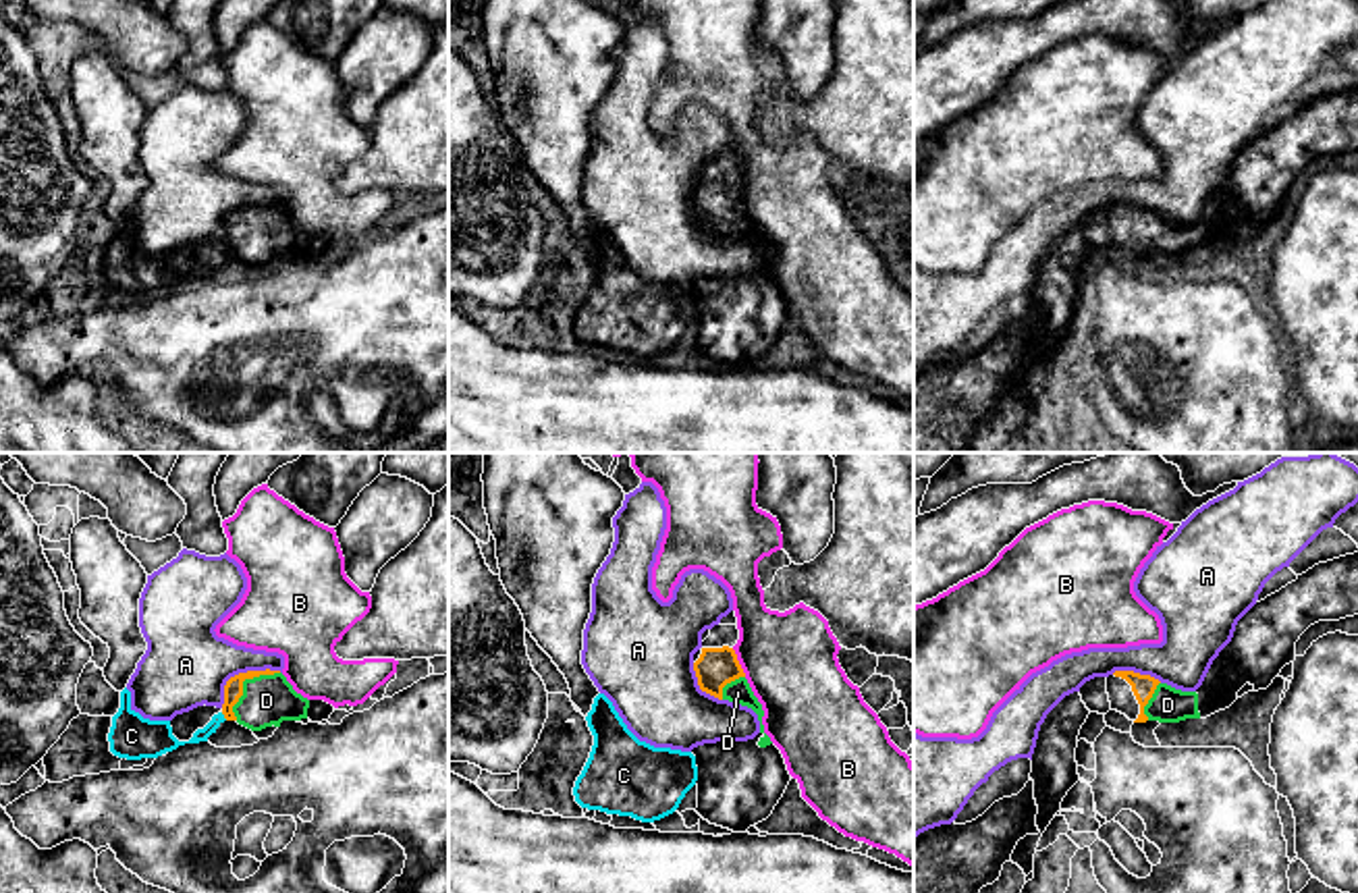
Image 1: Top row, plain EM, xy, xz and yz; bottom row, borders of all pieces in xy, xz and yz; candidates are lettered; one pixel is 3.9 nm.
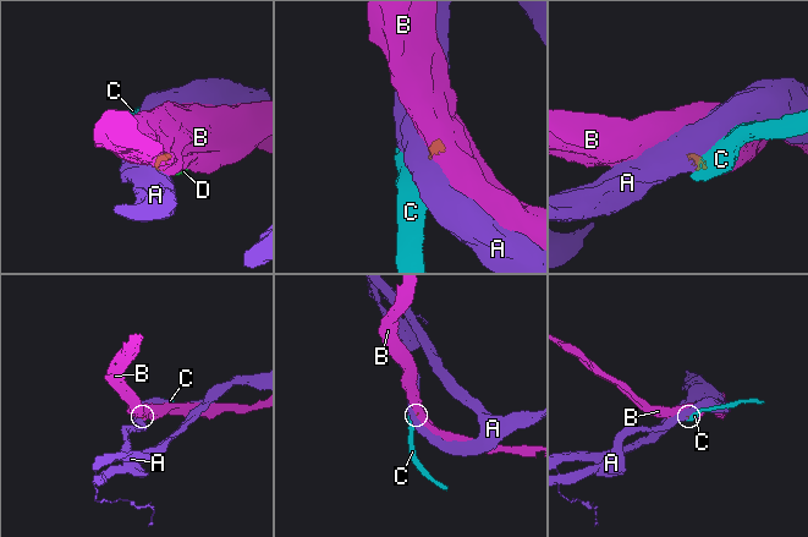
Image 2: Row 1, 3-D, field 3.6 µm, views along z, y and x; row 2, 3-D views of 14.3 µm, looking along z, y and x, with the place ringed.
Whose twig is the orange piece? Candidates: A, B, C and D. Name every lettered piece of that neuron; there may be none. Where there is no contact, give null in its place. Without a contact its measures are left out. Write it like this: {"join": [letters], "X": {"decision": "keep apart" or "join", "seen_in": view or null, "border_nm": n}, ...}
{"join": ["D"], "A": {"decision": "keep apart", "seen_in": "xy", "border_nm": 280}, "B": {"decision": "keep apart", "seen_in": "xz", "border_nm": 130}, "C": {"decision": "keep apart", "seen_in": "xy", "border_nm": 40}, "D": {"decision": "join", "seen_in": "xy", "border_nm": 260}}

